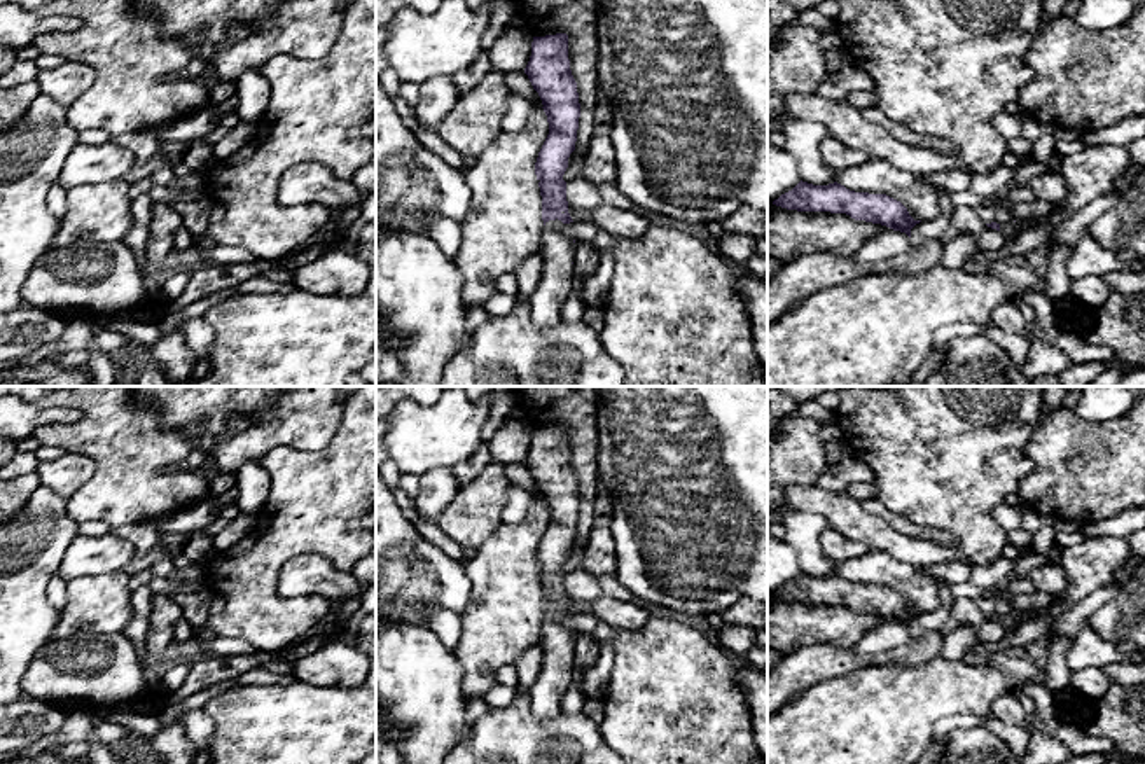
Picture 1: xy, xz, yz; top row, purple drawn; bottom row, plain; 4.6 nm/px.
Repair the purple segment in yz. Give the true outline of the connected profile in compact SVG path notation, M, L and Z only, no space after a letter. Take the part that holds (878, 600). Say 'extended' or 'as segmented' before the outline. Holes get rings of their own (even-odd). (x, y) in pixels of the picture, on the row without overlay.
as segmented | M801 572L792 582L774 591L773 596L797 603L846 605L855 612L906 624L909 629L911 621L921 614L914 612L900 593L886 586L855 584L837 573L813 577Z

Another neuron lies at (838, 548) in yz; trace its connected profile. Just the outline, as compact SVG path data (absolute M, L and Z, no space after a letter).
M827 528L822 533L820 547L823 554L834 563L843 563L850 558L862 556L869 551L869 547L864 542L851 540L832 528Z

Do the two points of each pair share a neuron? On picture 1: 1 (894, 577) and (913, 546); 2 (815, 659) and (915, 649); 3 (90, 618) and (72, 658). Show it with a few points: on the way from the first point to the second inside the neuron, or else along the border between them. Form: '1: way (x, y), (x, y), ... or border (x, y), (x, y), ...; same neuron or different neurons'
1: border (869, 548), (881, 549), (920, 569); different neurons
2: way (839, 659), (890, 658); same neuron
3: border (123, 630), (53, 638); different neurons

